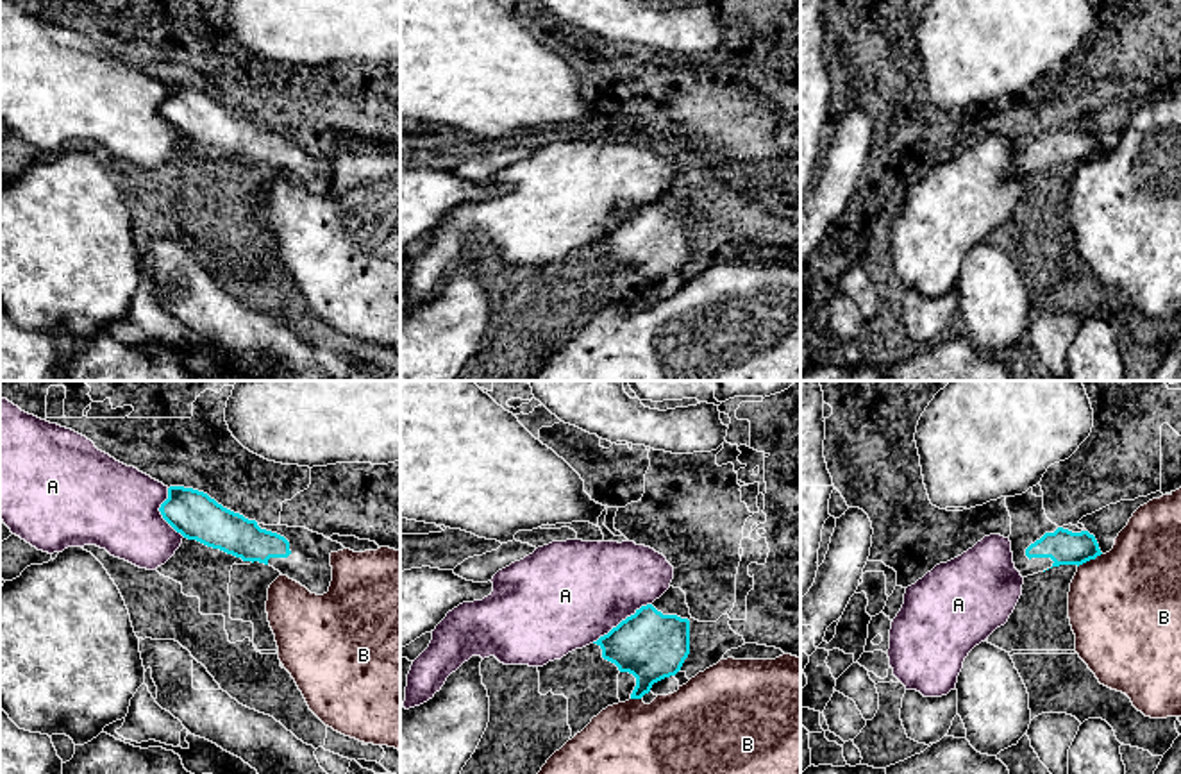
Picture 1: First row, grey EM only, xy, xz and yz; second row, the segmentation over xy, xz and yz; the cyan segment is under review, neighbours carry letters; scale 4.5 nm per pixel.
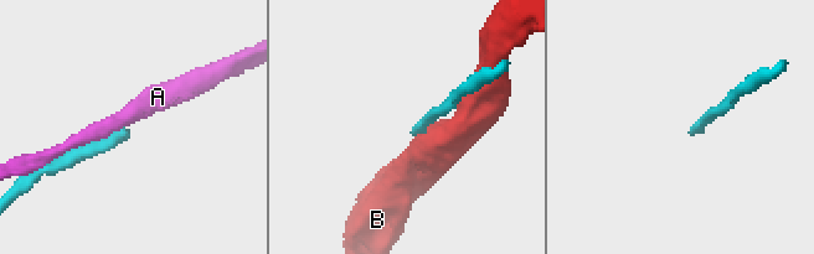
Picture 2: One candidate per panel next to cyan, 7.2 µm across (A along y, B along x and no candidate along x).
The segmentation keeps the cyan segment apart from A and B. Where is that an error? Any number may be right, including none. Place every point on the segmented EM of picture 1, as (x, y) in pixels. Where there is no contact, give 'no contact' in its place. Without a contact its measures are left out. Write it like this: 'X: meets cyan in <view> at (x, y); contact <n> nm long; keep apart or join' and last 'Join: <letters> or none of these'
A: meets cyan in xz at (622, 621); contact 320 nm long; keep apart
B: meets cyan in yz at (1088, 560); contact 130 nm long; keep apart
Join: none of these

